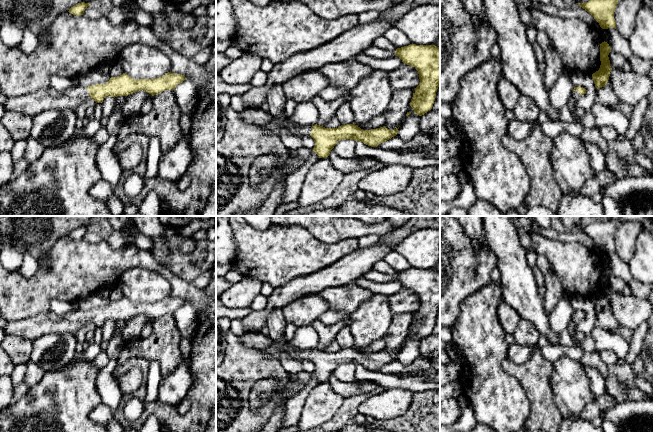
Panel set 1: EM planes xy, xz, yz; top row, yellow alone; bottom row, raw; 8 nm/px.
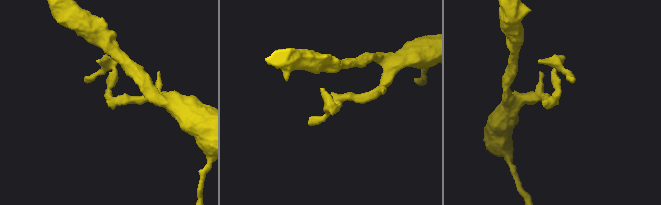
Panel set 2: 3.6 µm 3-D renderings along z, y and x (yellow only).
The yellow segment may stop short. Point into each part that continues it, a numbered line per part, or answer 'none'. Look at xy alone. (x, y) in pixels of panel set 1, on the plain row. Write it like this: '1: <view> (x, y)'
1: xy (32, 328)

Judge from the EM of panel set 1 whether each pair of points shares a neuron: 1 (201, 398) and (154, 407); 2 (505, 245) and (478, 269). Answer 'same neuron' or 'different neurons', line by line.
1: same neuron
2: different neurons

